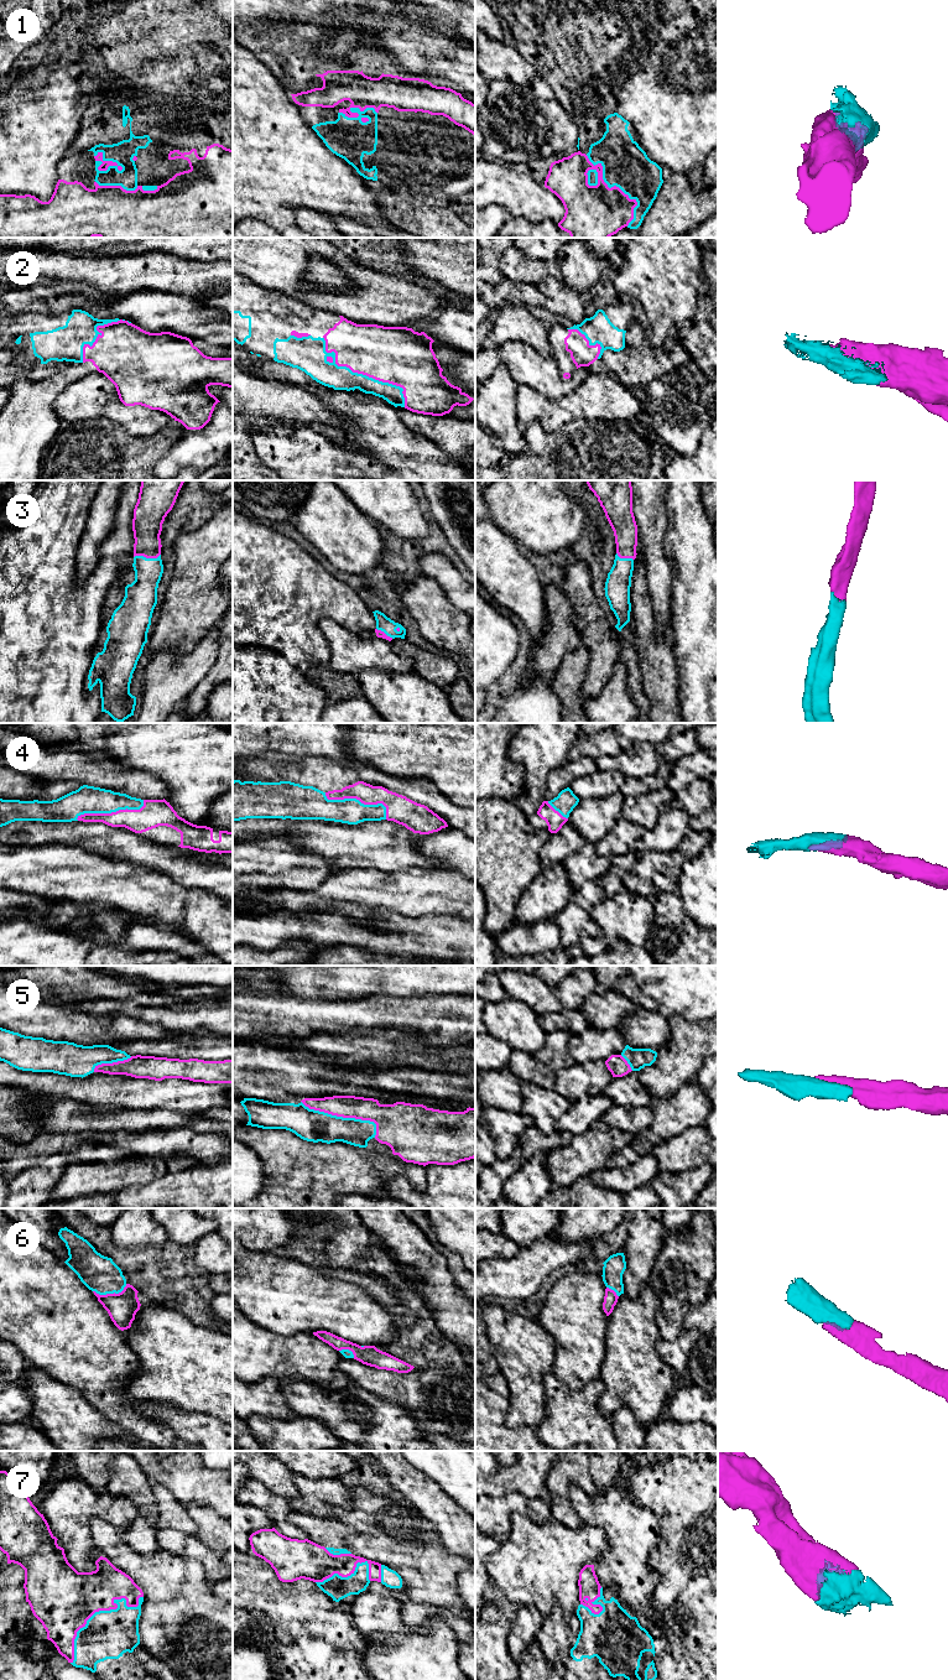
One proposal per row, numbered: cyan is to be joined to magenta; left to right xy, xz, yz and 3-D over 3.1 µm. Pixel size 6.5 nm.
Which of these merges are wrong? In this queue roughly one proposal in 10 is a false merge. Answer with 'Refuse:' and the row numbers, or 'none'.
Refuse: none

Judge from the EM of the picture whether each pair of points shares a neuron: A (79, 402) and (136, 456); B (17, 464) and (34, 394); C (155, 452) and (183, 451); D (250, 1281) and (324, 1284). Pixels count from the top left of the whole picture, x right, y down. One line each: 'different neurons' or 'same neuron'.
A: different neurons
B: same neuron
C: different neurons
D: same neuron

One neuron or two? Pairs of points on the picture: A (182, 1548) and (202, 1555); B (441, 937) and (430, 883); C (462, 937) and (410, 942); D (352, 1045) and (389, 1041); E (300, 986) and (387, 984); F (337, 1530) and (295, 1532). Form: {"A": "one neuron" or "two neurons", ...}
{"A": "one neuron", "B": "two neurons", "C": "one neuron", "D": "one neuron", "E": "one neuron", "F": "two neurons"}

